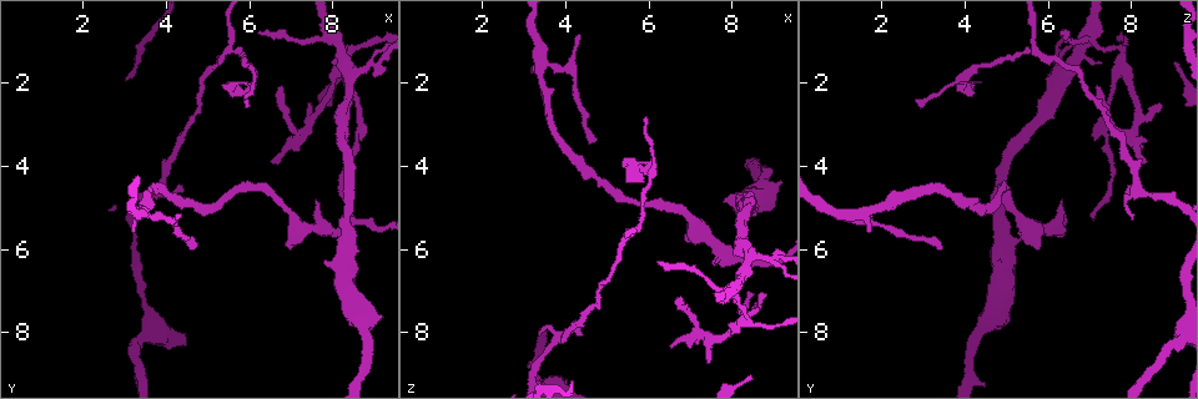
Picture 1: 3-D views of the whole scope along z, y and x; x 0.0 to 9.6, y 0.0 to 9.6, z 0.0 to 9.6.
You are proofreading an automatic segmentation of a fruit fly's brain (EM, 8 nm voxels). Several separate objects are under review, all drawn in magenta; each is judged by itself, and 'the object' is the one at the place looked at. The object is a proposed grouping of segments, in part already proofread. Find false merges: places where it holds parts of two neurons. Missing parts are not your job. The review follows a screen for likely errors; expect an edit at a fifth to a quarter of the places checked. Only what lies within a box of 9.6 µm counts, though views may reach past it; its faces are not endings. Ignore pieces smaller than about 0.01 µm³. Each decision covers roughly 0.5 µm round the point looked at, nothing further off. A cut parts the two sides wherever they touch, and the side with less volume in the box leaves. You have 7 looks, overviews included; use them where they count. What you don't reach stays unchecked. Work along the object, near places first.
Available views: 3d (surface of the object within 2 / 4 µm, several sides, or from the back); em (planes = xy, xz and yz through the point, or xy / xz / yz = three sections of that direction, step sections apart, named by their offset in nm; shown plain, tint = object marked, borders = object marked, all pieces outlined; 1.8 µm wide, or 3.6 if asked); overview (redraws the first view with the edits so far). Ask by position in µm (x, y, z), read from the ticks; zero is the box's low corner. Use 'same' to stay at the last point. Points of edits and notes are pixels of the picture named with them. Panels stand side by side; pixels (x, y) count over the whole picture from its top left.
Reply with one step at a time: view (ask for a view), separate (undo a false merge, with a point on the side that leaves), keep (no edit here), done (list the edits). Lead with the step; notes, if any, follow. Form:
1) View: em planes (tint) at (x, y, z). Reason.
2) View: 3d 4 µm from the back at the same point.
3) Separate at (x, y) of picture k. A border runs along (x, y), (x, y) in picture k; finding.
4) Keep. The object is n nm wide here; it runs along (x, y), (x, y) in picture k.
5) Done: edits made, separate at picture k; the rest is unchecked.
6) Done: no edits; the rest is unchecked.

View: em planes (tint) at (8.15, 1.00, 6.90). Sudden change in width.

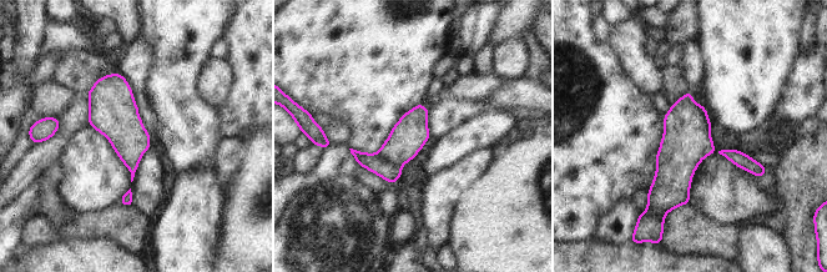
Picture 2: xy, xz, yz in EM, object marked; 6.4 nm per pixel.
Separate at (373, 162) of picture 2. The object is 220 nm wide here; two neurons meet here.

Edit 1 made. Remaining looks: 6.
View: em planes (tint) at (6.15, 1.90, 3.90). Abrupt turn.

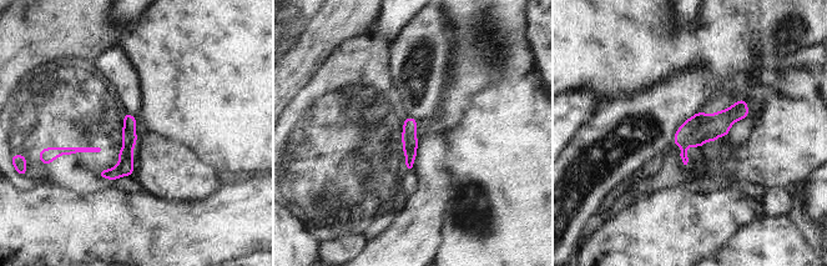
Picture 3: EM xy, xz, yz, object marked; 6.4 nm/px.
Separate at (125, 167) of picture 3. The object is 100 nm wide here; a border runs along (124, 144), (131, 147) in picture 3; a second neuron is stuck on.

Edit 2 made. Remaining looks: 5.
View: overview. Redraw.

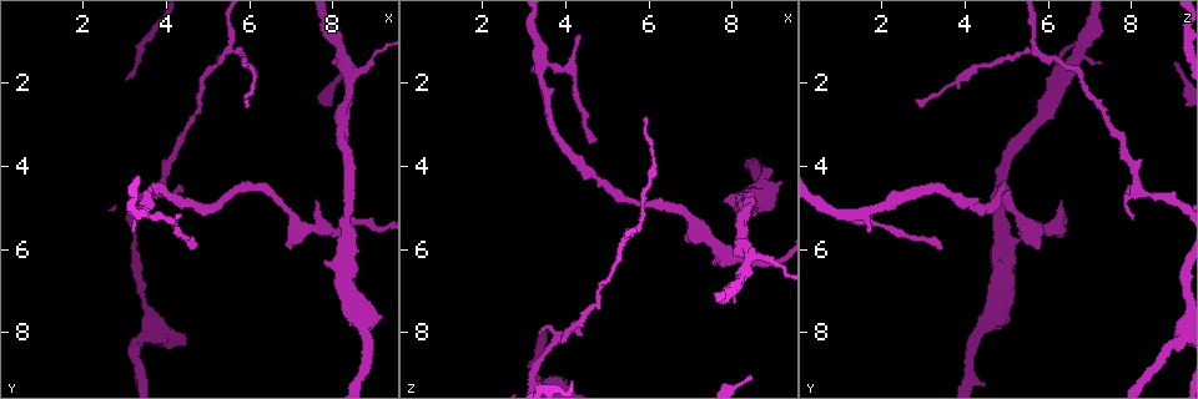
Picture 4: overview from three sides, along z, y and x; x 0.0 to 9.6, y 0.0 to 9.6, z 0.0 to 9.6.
View: em planes (tint) at (5.50, 1.25, 5.70). A fork.

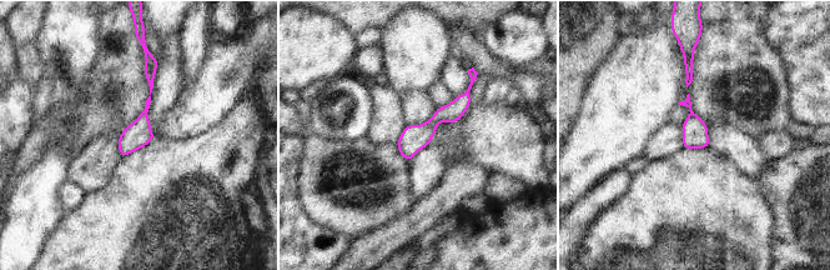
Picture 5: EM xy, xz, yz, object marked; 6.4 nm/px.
Keep. It runs along (466, 95), (403, 151) in picture 5; continuous, no second neuron.

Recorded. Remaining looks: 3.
Done: edits made, separate at picture 2, separate at picture 3; the rest is unchecked.

